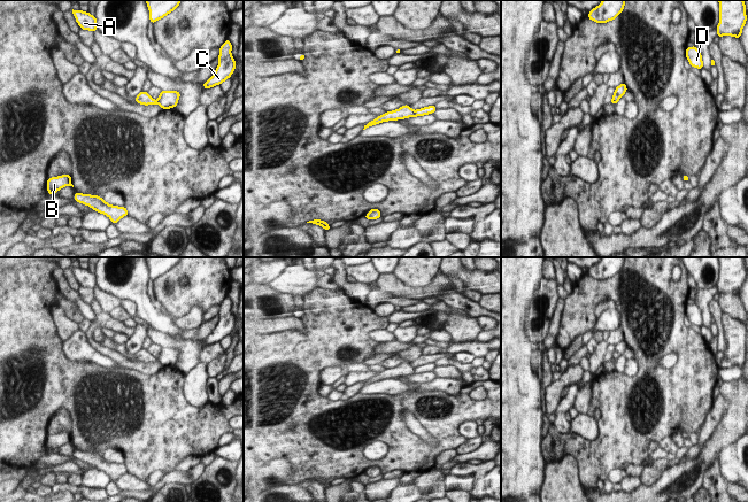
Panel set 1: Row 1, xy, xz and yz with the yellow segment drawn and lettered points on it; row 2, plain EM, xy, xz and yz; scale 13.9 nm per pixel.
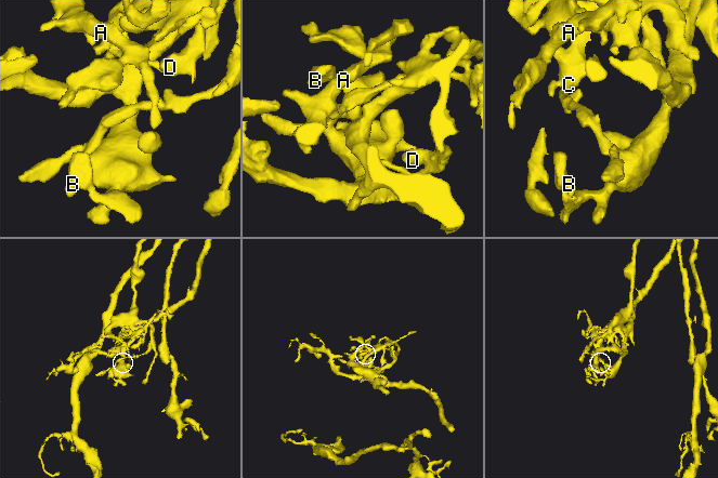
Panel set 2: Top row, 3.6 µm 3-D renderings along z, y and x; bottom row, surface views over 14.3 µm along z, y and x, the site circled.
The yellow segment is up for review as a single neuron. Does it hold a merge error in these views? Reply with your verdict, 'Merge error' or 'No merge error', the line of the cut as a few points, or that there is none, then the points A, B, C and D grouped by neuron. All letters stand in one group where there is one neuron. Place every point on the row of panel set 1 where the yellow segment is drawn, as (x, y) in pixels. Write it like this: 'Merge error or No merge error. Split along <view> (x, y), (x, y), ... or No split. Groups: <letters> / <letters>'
Merge error. Split along xz (415, 110), (413, 116). Groups: A C / B D.

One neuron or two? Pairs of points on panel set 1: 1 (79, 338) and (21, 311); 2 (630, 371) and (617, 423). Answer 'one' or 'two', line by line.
1: two
2: two

